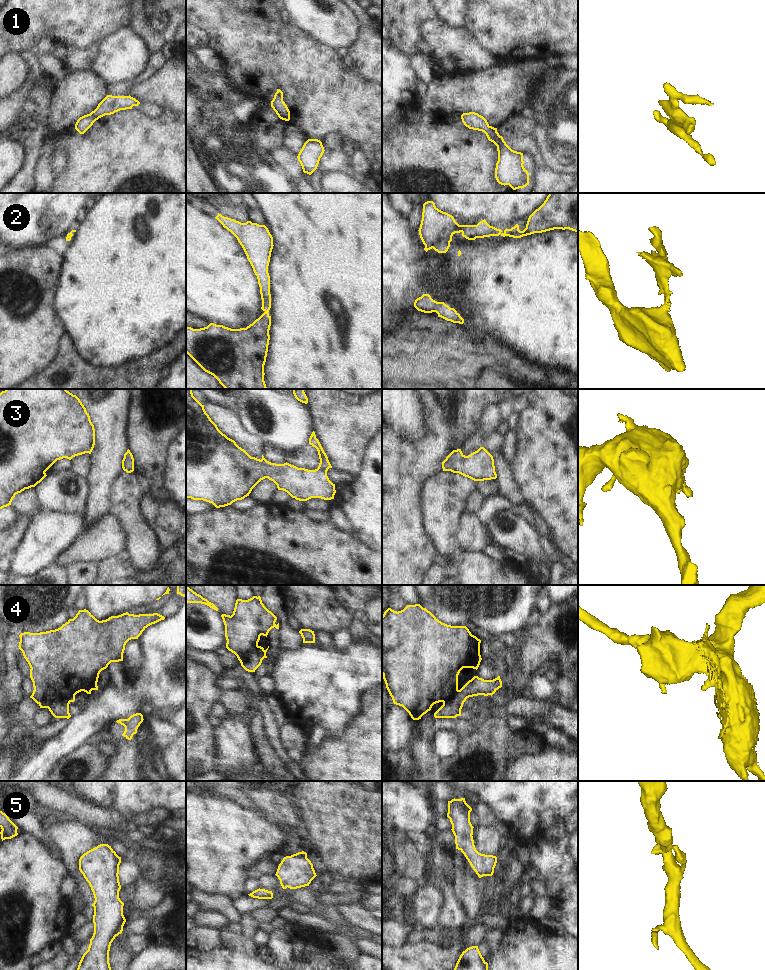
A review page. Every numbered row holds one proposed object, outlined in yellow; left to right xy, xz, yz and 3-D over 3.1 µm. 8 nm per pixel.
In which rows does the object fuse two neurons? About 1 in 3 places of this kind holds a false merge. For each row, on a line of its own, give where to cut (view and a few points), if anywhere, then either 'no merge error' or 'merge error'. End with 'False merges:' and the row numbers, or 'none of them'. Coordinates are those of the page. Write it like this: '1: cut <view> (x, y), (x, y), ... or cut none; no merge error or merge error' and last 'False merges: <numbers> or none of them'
1: cut none; no merge error
2: cut none; no merge error
3: cut none; no merge error
4: cut xz (263, 648), (253, 647), (241, 663); merge error
5: cut none; no merge error
False merges: 4

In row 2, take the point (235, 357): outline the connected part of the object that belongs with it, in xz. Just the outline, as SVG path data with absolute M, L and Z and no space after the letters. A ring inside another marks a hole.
M219 213L215 218L223 225L224 228L230 231L237 238L238 242L242 246L258 279L262 299L261 309L264 313L246 328L231 329L214 323L210 323L207 327L200 329L186 327L186 353L205 372L213 375L225 389L267 389L264 381L264 365L268 352L270 340L269 330L271 326L271 316L268 313L271 308L270 276L268 273L268 266L274 246L273 237L265 225L259 225L257 223L252 223L251 221L241 223L234 219L224 217Z

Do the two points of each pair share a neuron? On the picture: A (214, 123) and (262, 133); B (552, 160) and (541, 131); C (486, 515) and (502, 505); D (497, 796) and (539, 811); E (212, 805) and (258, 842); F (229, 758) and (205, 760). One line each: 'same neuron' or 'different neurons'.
A: different neurons
B: same neuron
C: same neuron
D: same neuron
E: same neuron
F: different neurons

